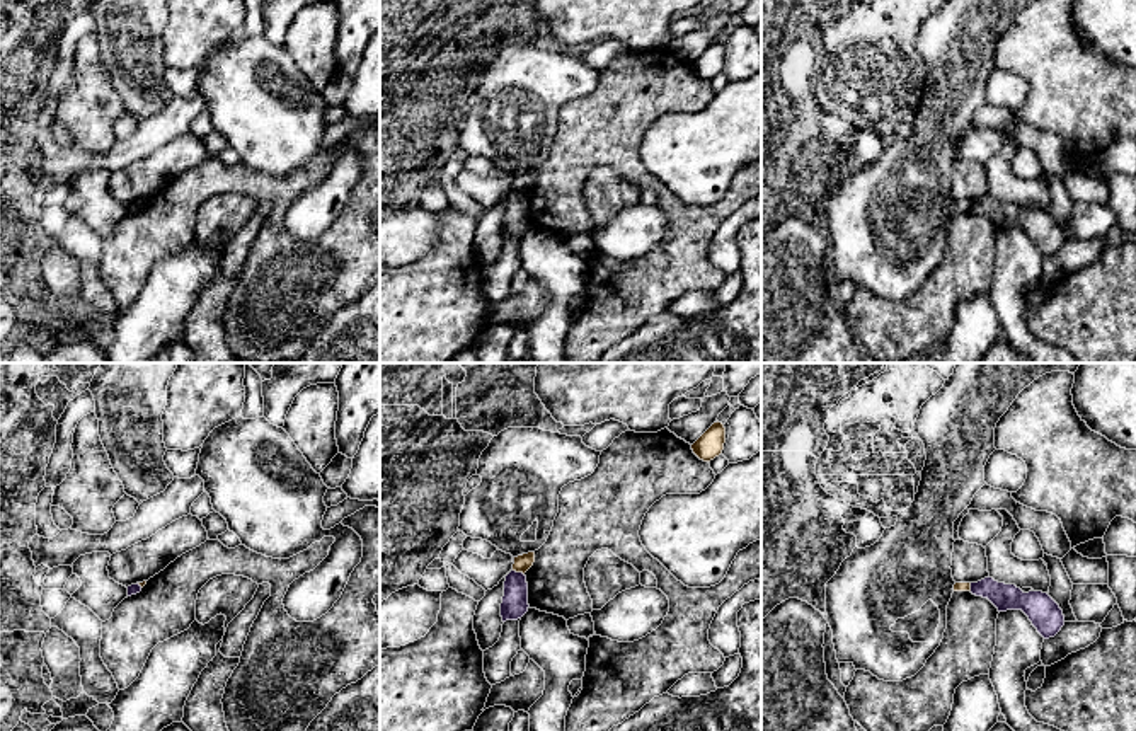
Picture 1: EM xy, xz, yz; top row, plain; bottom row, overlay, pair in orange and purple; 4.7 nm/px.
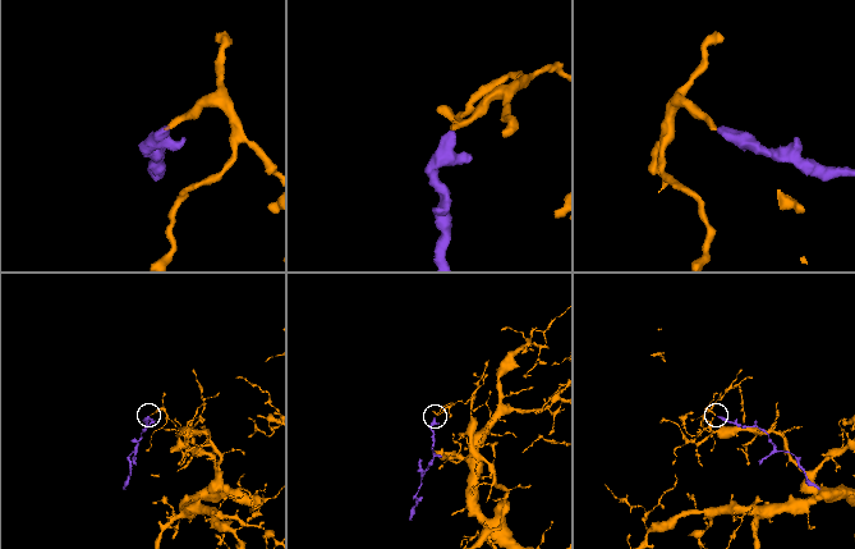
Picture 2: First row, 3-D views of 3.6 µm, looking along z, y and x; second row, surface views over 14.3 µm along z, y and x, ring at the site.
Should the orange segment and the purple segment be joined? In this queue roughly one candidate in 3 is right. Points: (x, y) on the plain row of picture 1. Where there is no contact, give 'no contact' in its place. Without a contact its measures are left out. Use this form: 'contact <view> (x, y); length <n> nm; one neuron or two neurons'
contact xz (518, 189); length 60 nm; two neurons

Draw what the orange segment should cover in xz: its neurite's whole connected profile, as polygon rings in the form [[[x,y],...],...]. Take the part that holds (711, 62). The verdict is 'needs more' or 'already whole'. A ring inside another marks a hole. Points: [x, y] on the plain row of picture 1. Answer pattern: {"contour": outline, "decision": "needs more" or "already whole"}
{"contour": [[[717,39],[691,63],[691,68],[700,78],[710,80],[722,72],[724,61],[726,46]]], "decision": "already whole"}

